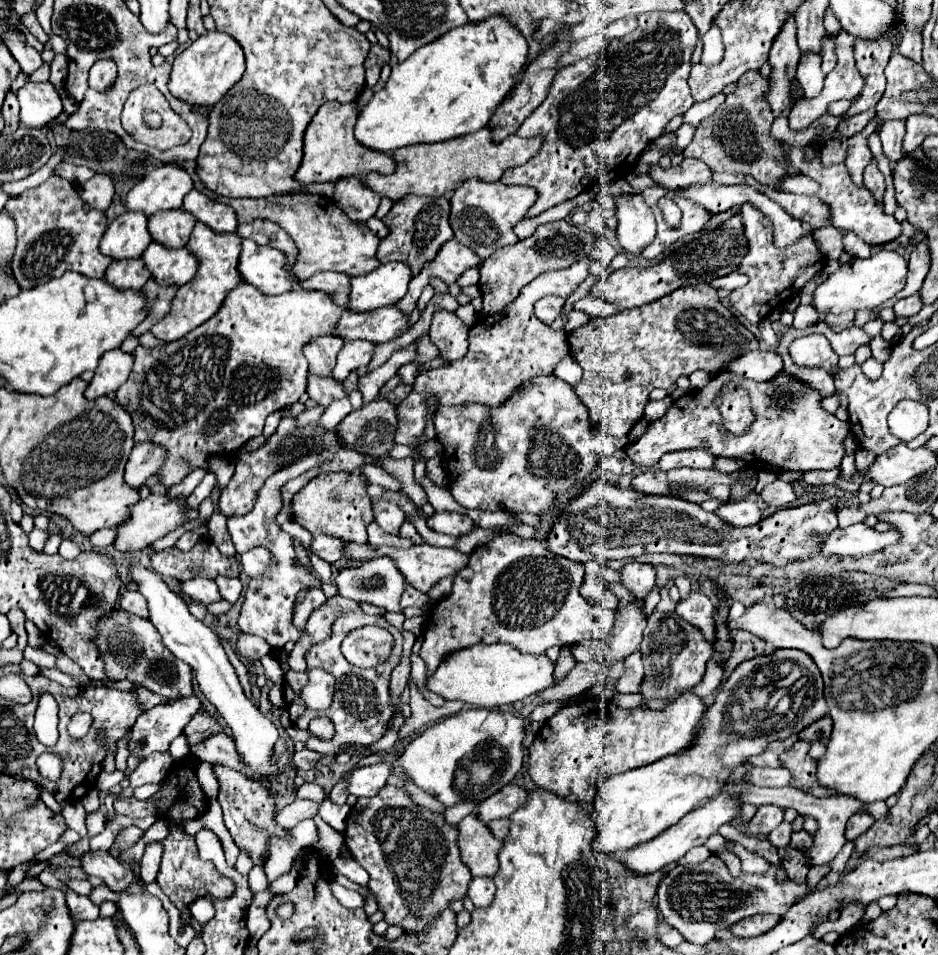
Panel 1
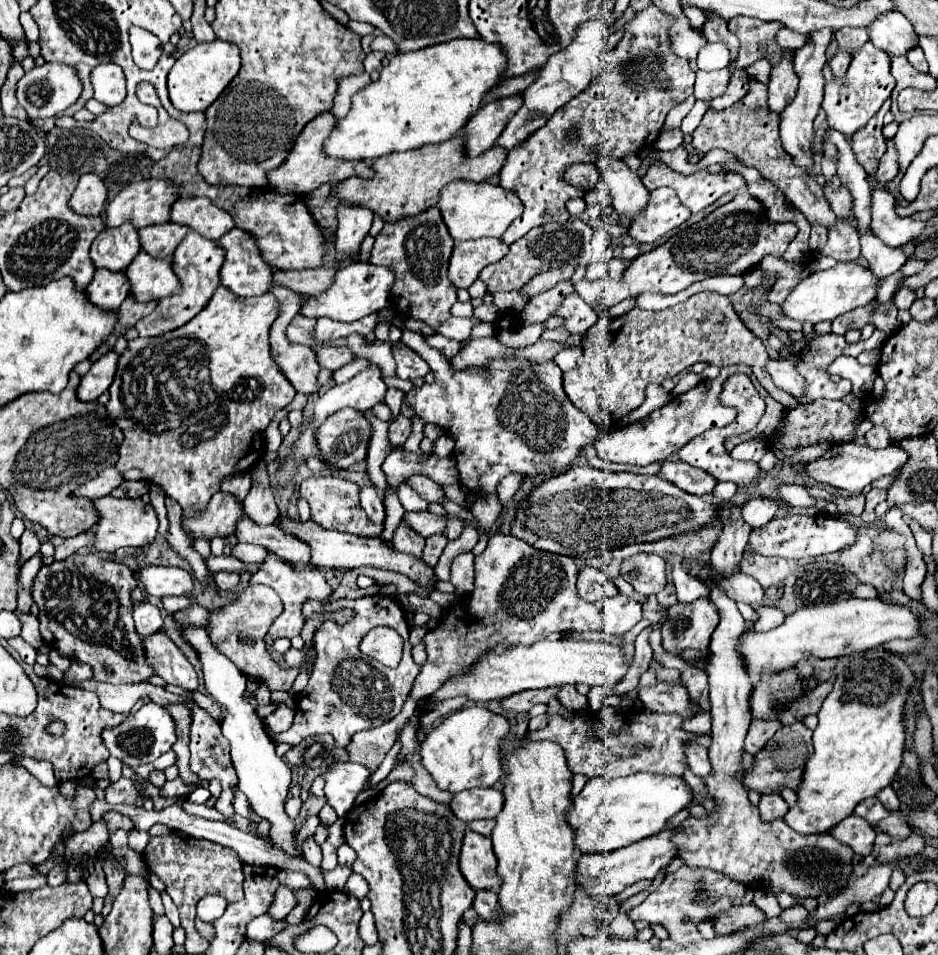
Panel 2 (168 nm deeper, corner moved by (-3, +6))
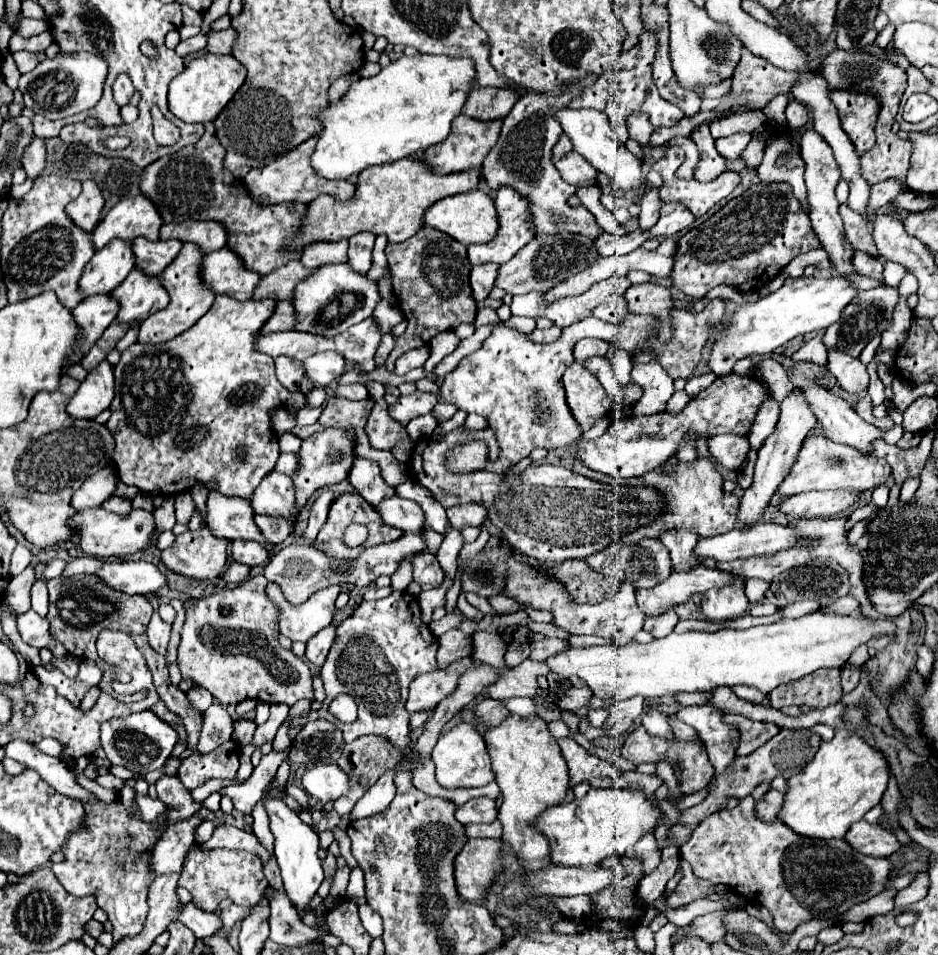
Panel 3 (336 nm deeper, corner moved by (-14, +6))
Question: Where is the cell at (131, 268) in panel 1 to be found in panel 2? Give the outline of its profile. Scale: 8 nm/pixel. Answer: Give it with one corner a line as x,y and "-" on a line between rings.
97,270
85,294
91,304
103,312
113,312
127,298
127,282
123,282
123,272
111,274
109,270

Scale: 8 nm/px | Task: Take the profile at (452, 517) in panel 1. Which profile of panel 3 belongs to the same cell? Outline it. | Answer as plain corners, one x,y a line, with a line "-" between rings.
392,496
392,498
386,498
382,504
378,504
376,510
380,512
382,520
390,526
400,528
404,532
420,534
420,536
424,534
426,516
416,502
404,500
400,496

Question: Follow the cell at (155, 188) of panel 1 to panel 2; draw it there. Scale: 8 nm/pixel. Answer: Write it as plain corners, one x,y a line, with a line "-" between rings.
163,180
135,182
107,202
105,228
115,228
125,222
131,222
137,230
165,224
169,220
171,202
175,200
175,186
167,186

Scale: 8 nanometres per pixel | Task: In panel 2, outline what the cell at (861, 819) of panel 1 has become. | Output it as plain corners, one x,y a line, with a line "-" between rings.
849,816
843,820
843,826
835,826
831,830
831,836
837,838
839,842
847,844
853,848
855,854
859,856
867,856
873,850
873,842
875,842
875,830
869,826
867,820
857,818
857,816

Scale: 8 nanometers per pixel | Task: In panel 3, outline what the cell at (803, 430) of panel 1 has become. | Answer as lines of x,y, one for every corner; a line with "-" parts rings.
728,374
722,378
716,378
706,390
702,390
696,398
692,398
686,408
678,414
660,412
652,416
640,416
640,418
622,418
614,422
598,440
578,442
576,458
580,458
588,468
610,474
614,478
634,478
642,476
650,470
656,470
662,466
662,462
668,462
672,456
676,456
678,446
688,440
700,440
710,438
716,434
738,434
748,436
754,418
760,410
760,406
768,400
768,388
754,376
740,376
740,374

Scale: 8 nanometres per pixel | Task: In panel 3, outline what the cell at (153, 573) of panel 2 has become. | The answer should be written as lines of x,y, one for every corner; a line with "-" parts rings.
106,562
98,576
112,588
122,590
126,594
152,594
164,586
168,586
168,578
160,572
152,562

